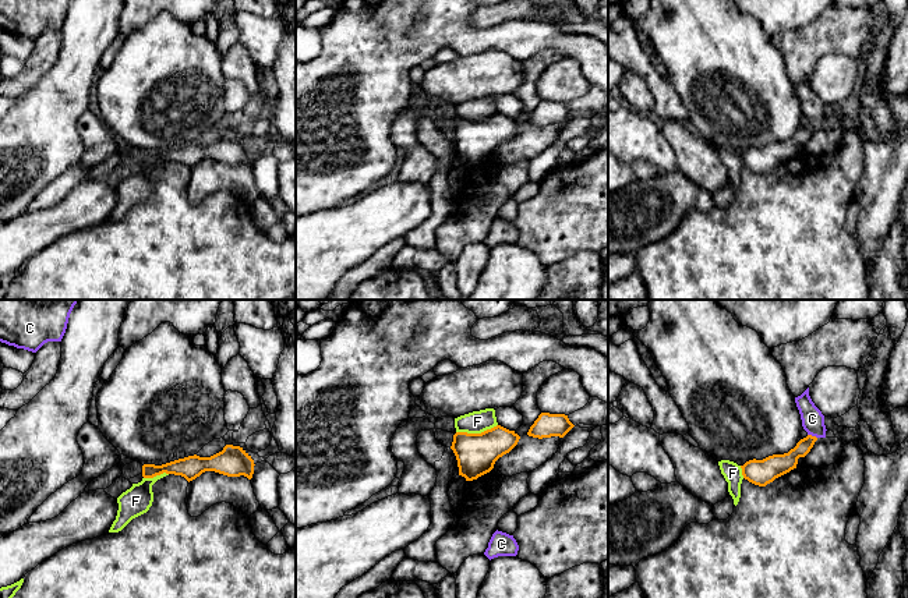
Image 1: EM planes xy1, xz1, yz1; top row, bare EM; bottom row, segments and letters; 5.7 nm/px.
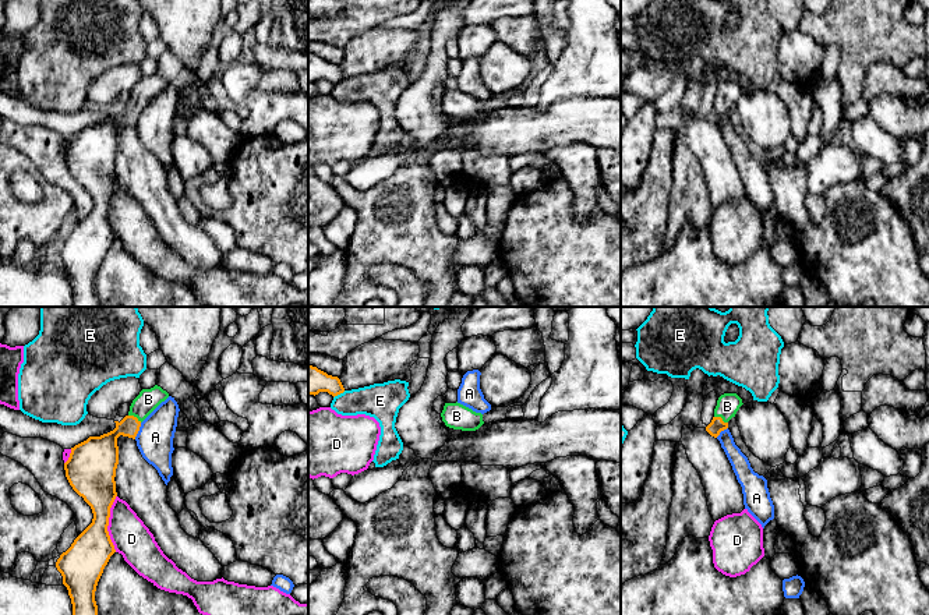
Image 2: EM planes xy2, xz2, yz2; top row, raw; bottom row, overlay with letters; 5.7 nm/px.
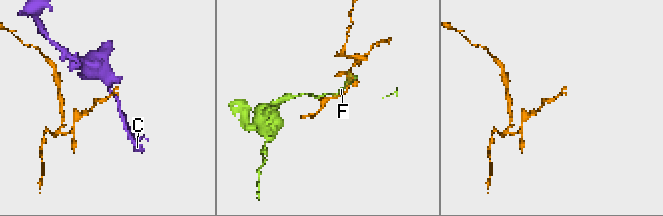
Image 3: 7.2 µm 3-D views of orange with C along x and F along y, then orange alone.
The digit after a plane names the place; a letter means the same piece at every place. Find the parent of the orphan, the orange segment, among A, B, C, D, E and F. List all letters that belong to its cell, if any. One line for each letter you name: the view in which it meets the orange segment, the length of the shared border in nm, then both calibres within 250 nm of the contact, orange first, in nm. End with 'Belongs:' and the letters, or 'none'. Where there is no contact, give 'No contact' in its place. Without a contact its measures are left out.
B: Touches orange in yz2. Shared border 90 nm. Thickness 80 nm (orange) against 130 nm
Belongs: B

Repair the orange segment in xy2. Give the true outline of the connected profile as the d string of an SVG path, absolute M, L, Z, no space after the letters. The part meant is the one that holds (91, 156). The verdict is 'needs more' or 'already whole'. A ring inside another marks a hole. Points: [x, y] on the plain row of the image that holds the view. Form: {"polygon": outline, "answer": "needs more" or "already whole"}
{"polygon": "M158 73L142 77L128 102L120 110L114 109L113 119L75 132L64 151L70 173L93 201L92 211L56 250L71 286L73 307L99 307L95 279L105 254L116 240L107 213L117 184L117 126L123 123L135 127L141 110L167 85L169 81Z", "answer": "needs more"}

